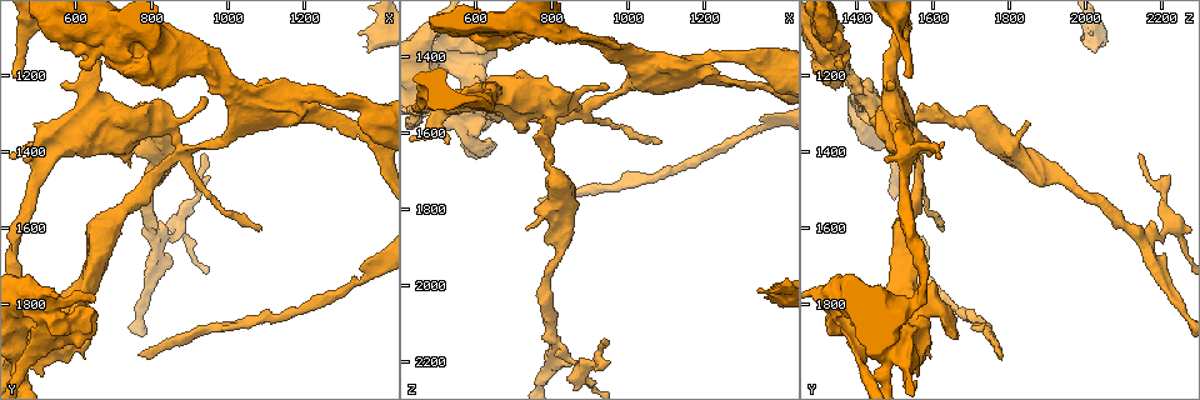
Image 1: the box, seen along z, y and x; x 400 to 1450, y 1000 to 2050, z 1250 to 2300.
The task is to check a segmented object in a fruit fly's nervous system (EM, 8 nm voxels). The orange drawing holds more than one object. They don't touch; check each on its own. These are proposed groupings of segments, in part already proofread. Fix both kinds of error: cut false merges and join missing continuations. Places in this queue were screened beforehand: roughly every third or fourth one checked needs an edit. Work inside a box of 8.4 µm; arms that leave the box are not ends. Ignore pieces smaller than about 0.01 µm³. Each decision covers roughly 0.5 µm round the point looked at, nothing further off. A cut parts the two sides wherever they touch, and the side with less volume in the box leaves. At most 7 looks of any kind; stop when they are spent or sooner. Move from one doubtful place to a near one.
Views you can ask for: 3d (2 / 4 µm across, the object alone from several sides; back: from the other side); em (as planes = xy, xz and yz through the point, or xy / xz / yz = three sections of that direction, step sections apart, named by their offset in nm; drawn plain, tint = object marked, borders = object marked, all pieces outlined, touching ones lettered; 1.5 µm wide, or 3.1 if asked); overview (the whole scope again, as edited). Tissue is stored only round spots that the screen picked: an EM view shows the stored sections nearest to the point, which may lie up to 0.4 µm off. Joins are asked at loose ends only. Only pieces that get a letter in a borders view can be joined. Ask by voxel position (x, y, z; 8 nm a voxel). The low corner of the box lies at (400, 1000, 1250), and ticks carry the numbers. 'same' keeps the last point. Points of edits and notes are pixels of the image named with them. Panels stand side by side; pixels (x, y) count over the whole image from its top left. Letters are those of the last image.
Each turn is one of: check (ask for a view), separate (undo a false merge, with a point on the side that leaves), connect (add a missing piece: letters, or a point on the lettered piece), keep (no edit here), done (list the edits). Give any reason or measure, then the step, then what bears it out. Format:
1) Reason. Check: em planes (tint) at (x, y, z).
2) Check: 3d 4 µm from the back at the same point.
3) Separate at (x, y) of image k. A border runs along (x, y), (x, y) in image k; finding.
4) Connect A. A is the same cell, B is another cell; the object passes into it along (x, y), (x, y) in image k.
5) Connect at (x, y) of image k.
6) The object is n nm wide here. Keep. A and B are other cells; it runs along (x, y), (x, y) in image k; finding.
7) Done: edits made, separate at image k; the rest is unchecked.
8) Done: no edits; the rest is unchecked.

Sudden change in width. Check: 3d 4 µm at (800, 1315, 1675).

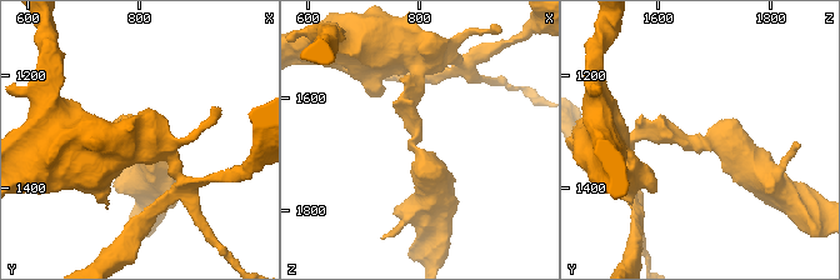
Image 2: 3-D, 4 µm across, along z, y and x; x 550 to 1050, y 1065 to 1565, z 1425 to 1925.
Check: em xz step 8 (tint) at (795, 1320, 1670).

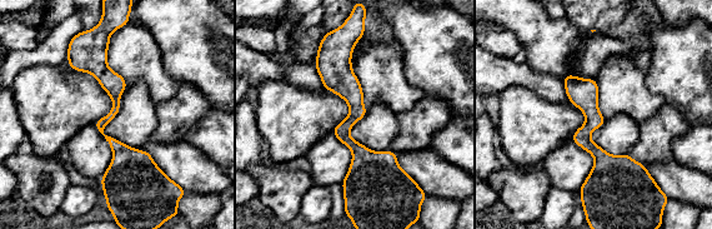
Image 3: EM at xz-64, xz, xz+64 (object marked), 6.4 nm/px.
Cut it another way. Check: em planes (borders) at the same point.

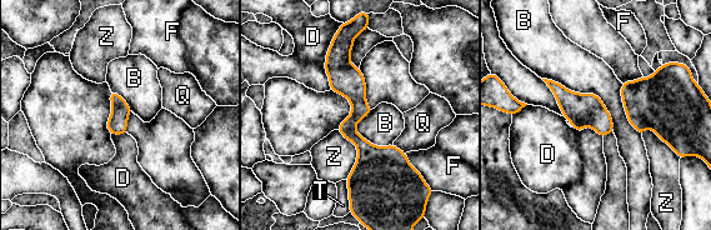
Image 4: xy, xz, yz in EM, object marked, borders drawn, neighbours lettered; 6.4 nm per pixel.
The object is 130 nm wide here. Keep. B, D, F, Q, T and Z are other cells; a border runs along (542, 78), (594, 93), (614, 130) in image 4; one cell here.

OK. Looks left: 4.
Calibre changes. Check: em planes (borders) at (920, 1495, 2200).

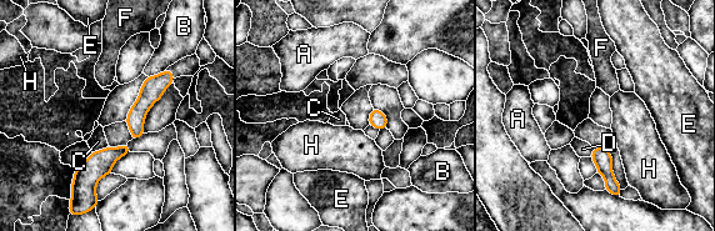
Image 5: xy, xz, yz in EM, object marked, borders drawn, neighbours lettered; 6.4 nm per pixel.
The object is 110 nm wide here. Keep. A, B, C, D, E, F and H are other cells; continuous, no second cell.

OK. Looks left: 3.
End of a long branch. Check: em xz step 4 (borders) at (770, 1935, 1780).

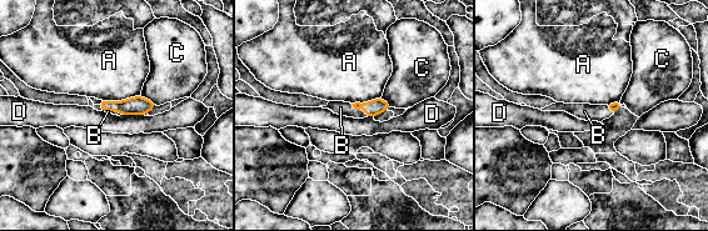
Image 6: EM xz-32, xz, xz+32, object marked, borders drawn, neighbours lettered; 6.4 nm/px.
Cut it another way. Check: em yz step 4 (borders) at the same point.

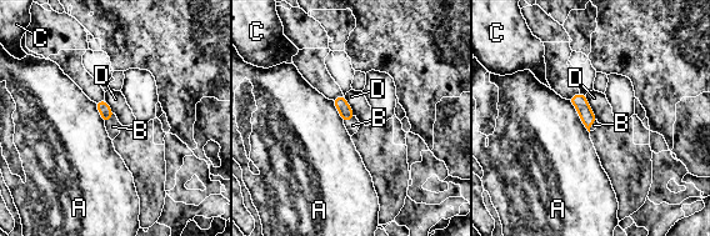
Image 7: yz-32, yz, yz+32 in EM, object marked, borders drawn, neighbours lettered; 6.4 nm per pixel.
Connect B. B is the same cell, A, C and D are other cells; the cell continues.

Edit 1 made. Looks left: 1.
Done: edits made, connect at image 7; the rest is unchecked.

